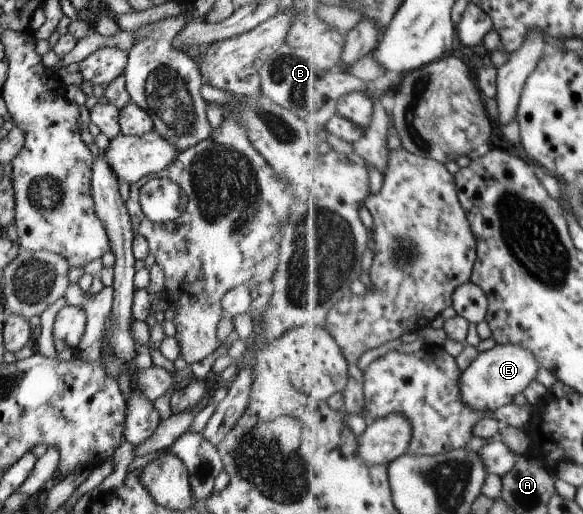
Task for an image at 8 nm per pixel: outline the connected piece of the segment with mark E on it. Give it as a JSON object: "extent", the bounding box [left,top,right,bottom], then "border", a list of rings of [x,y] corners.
{"extent":[463,344,539,412],"border":[[[495,344],[492,349],[478,353],[476,359],[463,371],[463,402],[479,412],[499,410],[514,402],[516,395],[523,393],[535,381],[539,367],[538,357],[527,348],[519,344]]]}

